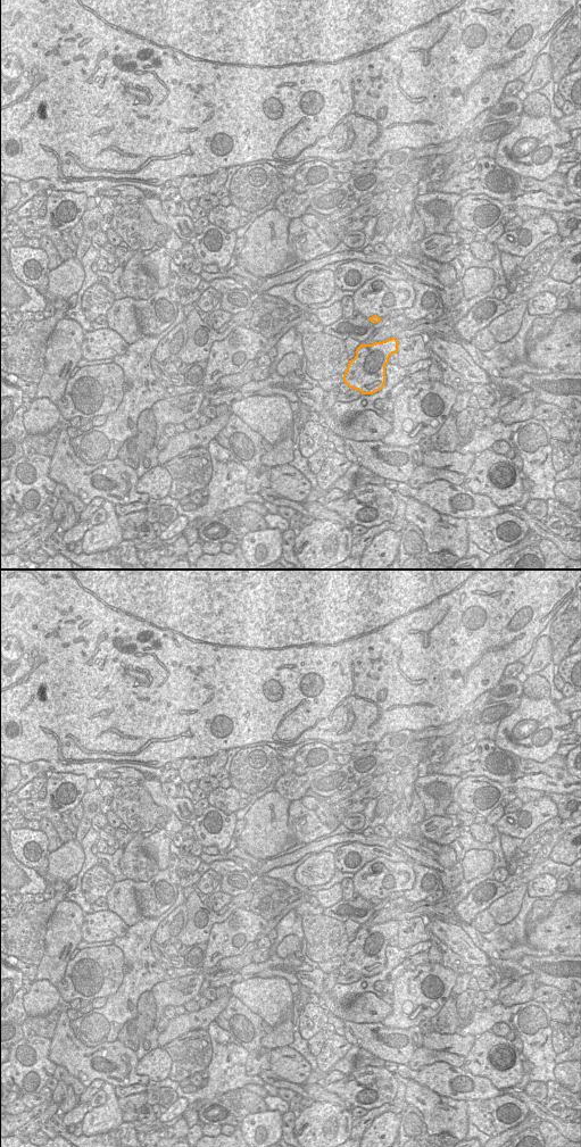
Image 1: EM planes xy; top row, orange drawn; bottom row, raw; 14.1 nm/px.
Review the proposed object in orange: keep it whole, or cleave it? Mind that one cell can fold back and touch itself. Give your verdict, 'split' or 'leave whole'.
leave whole

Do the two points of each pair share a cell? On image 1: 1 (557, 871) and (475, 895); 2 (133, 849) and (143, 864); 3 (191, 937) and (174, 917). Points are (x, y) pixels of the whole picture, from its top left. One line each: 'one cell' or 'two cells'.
1: one cell
2: one cell
3: two cells

